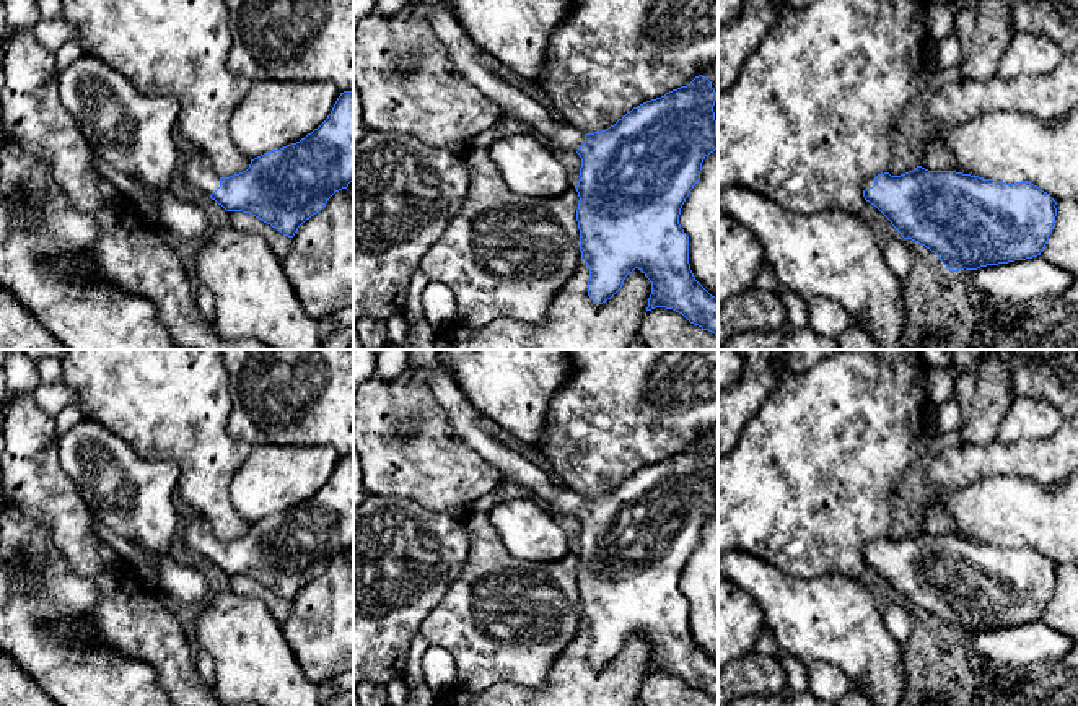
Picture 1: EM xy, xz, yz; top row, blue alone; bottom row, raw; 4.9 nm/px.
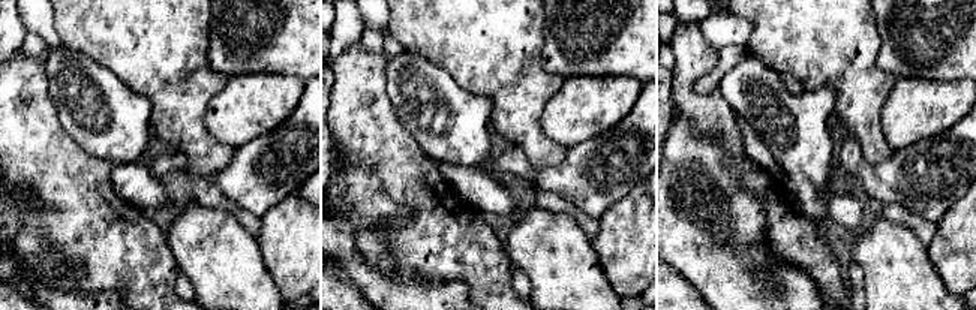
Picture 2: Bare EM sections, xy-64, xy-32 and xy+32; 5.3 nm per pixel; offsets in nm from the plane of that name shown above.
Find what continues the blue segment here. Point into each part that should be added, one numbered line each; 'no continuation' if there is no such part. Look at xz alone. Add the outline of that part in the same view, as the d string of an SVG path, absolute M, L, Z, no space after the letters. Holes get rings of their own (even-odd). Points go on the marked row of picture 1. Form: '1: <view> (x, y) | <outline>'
1: xz (466, 54) | M407 0L430 11L430 21L449 50L458 70L490 98L505 115L528 122L534 132L546 135L557 153L578 151L585 132L567 122L550 119L546 107L521 93L506 78L490 73L480 62L484 50L469 37L445 0Z

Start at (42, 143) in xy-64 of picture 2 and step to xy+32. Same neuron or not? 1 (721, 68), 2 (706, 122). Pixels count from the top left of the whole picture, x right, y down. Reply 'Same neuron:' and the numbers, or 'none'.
Same neuron: 2

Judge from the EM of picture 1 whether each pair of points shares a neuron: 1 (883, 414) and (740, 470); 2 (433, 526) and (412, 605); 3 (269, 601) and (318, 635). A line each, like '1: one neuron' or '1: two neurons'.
1: one neuron
2: one neuron
3: two neurons

